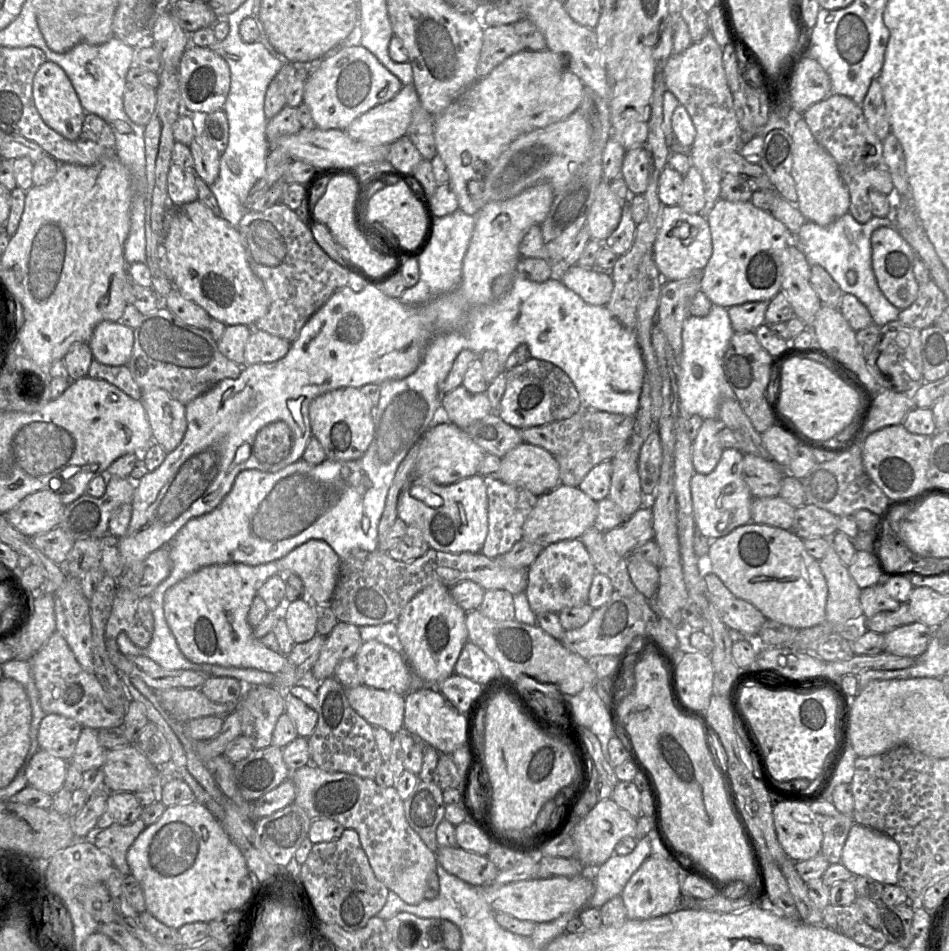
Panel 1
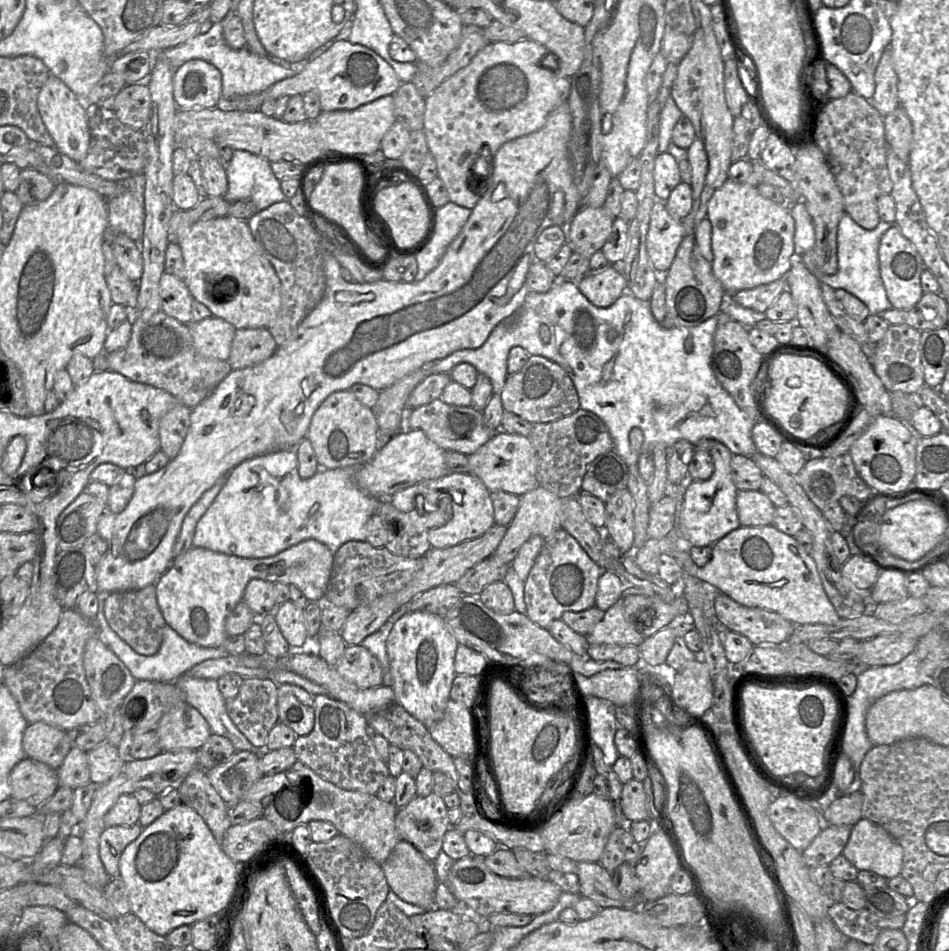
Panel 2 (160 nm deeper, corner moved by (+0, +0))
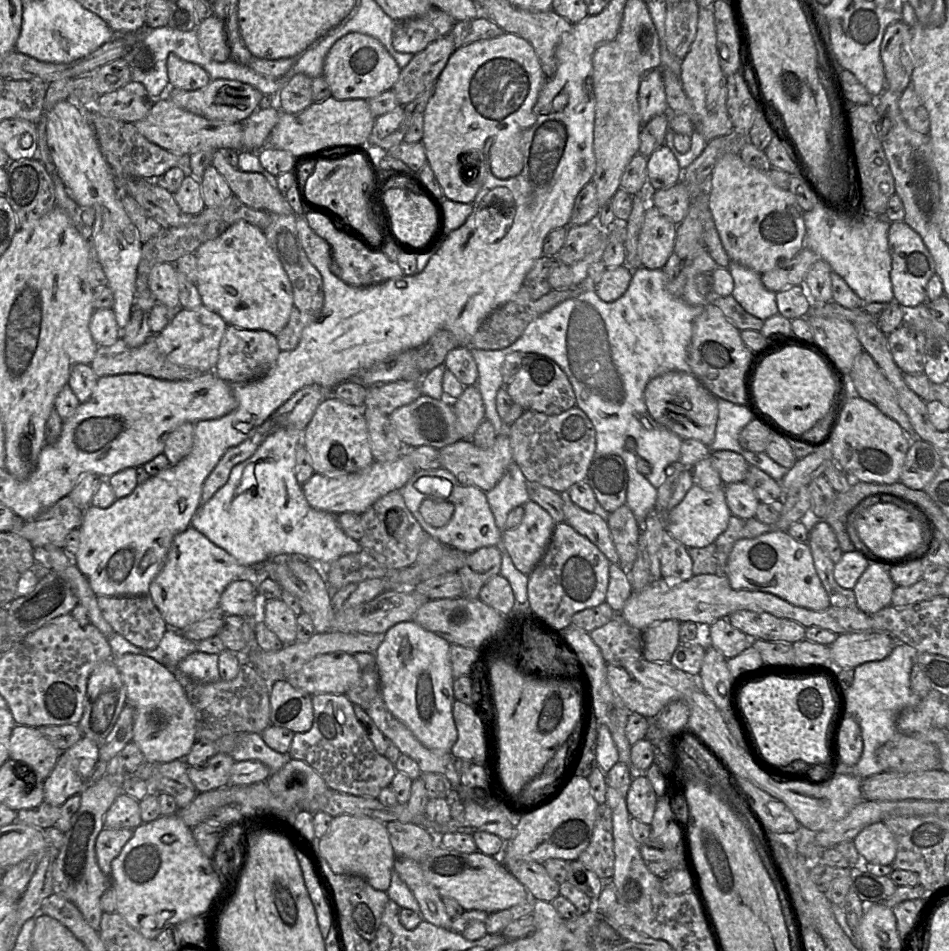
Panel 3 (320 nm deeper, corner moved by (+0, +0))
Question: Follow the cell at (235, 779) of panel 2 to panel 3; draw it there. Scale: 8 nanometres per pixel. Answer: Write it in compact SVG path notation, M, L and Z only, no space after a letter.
M217 753L200 766L188 766L188 776L198 792L207 792L230 784L230 771L235 760L228 753Z

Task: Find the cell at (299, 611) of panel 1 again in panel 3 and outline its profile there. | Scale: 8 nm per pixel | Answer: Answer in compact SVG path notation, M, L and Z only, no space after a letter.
M270 599L261 605L261 619L284 645L296 642L297 615L281 599Z

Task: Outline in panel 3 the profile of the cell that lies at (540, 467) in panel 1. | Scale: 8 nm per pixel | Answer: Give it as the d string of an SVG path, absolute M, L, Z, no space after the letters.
M507 433L497 435L492 447L480 449L471 440L460 440L440 448L441 467L450 471L464 485L471 485L488 492L495 487L513 461Z

